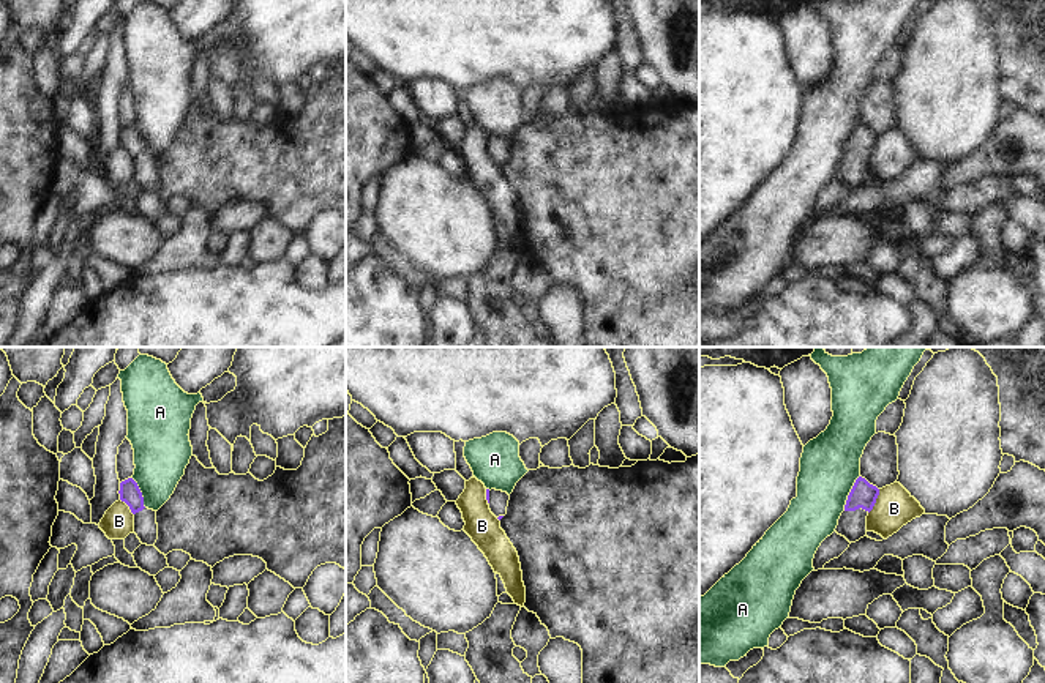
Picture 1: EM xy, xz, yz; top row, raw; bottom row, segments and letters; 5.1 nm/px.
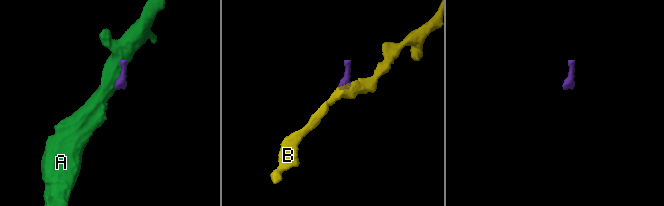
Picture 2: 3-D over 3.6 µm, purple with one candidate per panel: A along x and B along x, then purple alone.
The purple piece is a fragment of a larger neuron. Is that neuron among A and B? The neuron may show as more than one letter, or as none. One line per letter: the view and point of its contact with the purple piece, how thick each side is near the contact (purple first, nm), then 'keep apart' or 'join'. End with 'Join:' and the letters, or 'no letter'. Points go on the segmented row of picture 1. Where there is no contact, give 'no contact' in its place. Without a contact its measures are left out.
A: meets purple in yz at (850, 492); 130 nm thick on the purple side, 300 nm on the other; keep apart
B: meets purple in yz at (875, 502); 130 nm thick on the purple side, 200 nm on the other; keep apart
Join: no letter

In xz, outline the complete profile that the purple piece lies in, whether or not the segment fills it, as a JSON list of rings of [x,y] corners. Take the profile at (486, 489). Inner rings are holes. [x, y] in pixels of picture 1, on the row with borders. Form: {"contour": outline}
{"contour": [[[486,489],[486,500],[491,513],[500,521],[507,514],[510,495],[502,491]]]}

